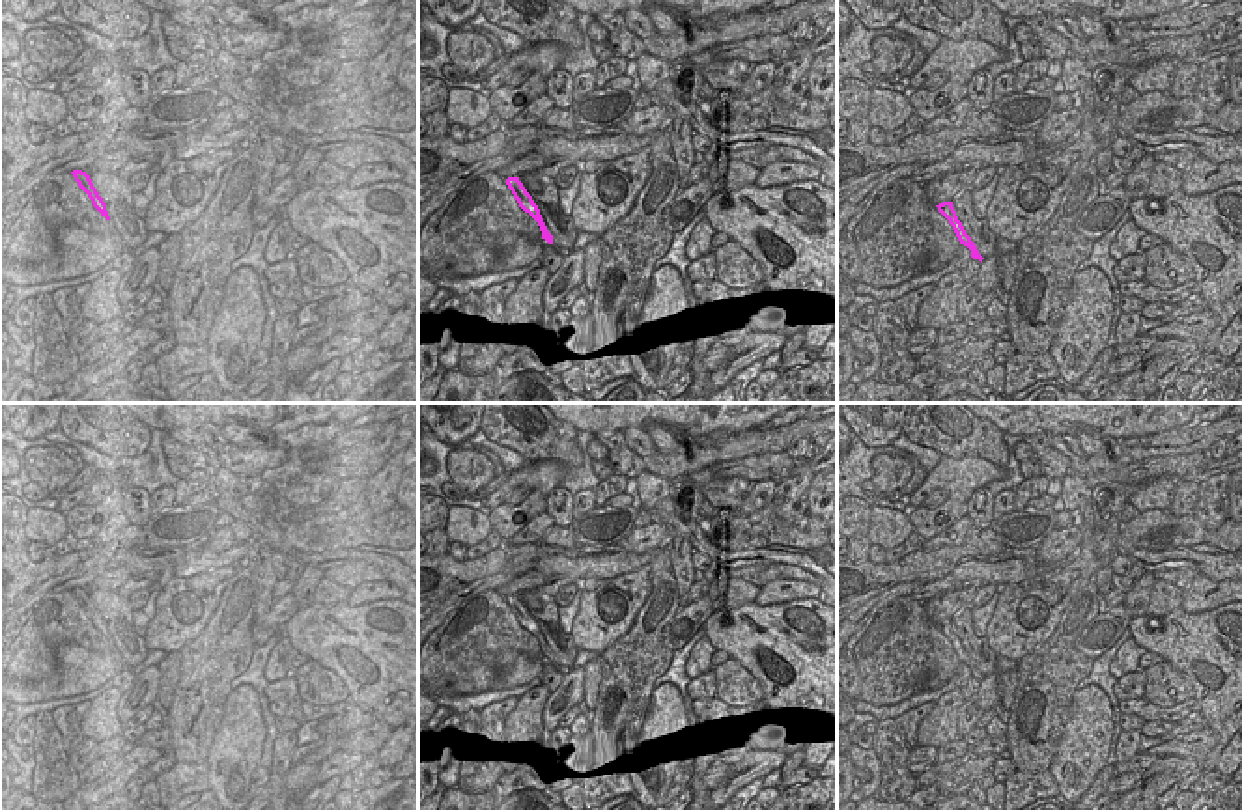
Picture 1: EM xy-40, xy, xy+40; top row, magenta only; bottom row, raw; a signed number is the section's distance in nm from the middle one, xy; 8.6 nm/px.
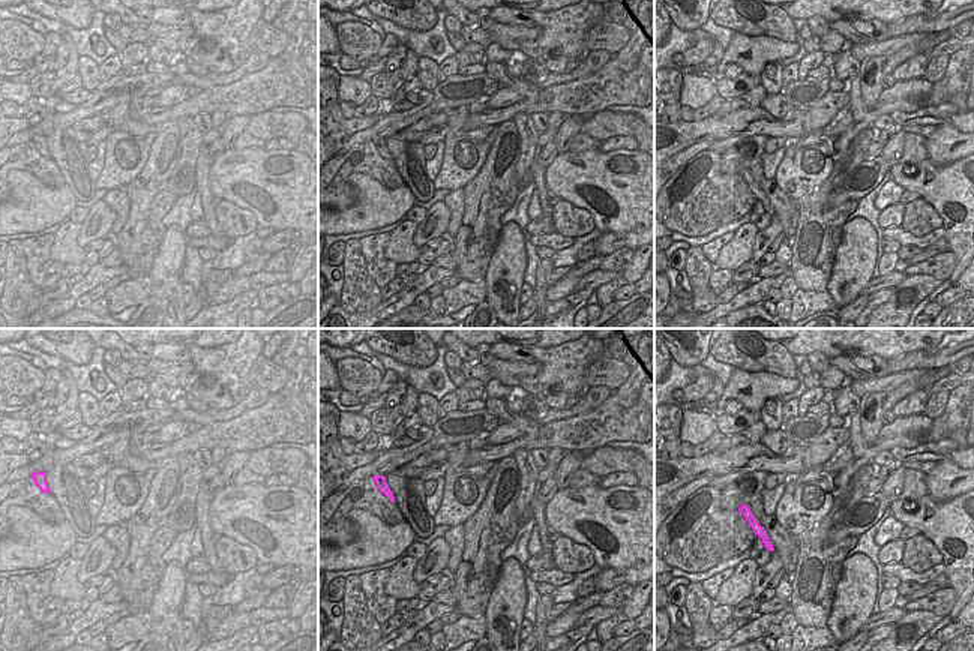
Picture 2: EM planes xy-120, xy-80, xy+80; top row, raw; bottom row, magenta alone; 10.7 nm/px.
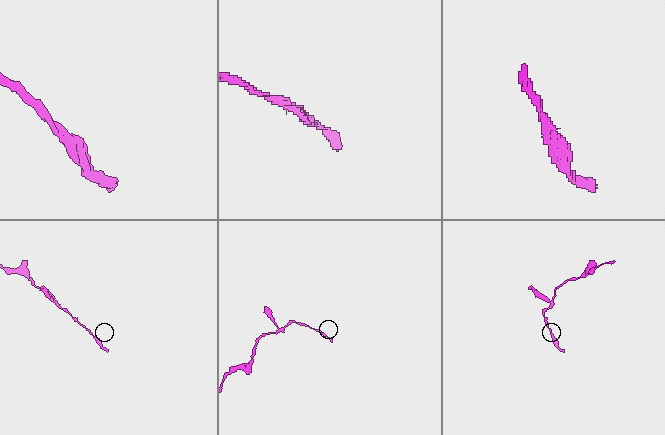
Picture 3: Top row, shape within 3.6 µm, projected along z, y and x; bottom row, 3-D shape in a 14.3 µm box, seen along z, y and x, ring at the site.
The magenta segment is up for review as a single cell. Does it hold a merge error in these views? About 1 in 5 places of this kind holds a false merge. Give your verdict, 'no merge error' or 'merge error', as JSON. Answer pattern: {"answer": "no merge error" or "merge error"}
{"answer": "no merge error"}

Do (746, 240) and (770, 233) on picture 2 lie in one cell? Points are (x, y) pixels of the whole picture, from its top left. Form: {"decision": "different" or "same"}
{"decision": "different"}

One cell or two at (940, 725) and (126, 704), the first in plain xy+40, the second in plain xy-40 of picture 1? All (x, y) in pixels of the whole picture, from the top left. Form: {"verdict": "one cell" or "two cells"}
{"verdict": "two cells"}

